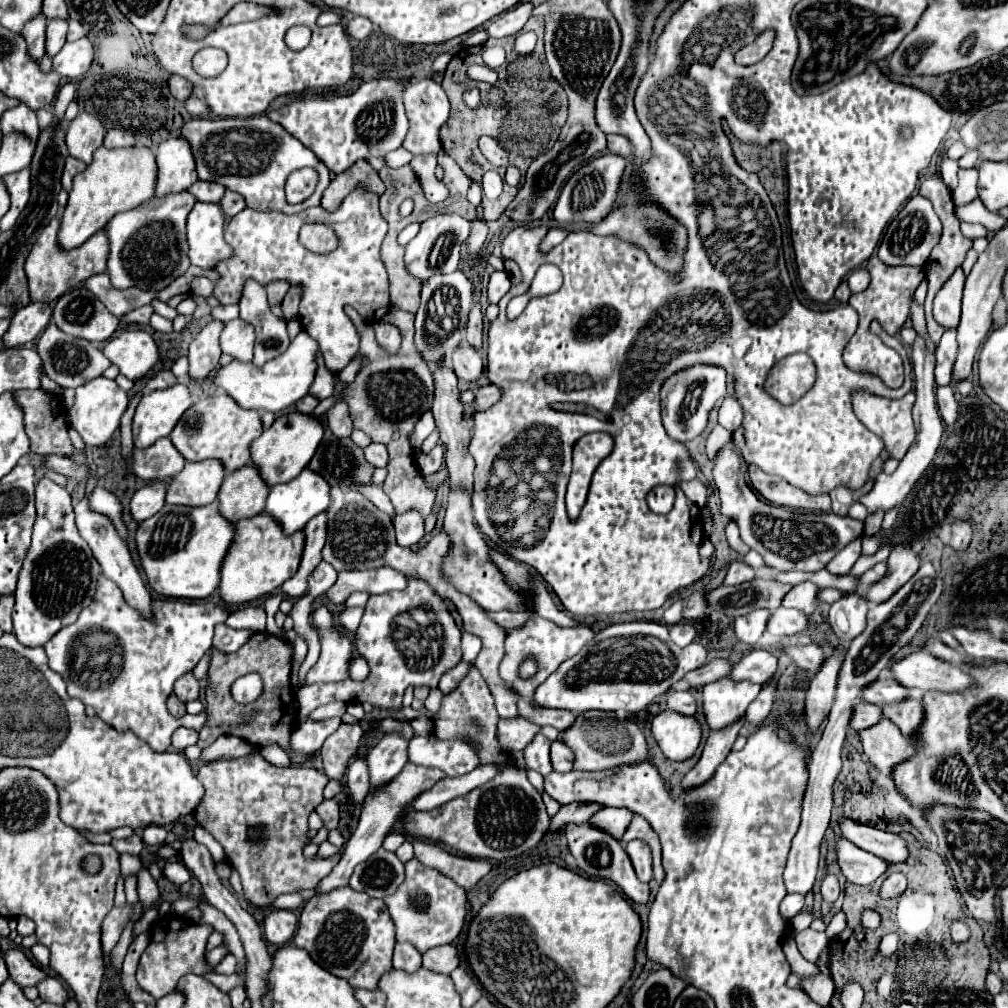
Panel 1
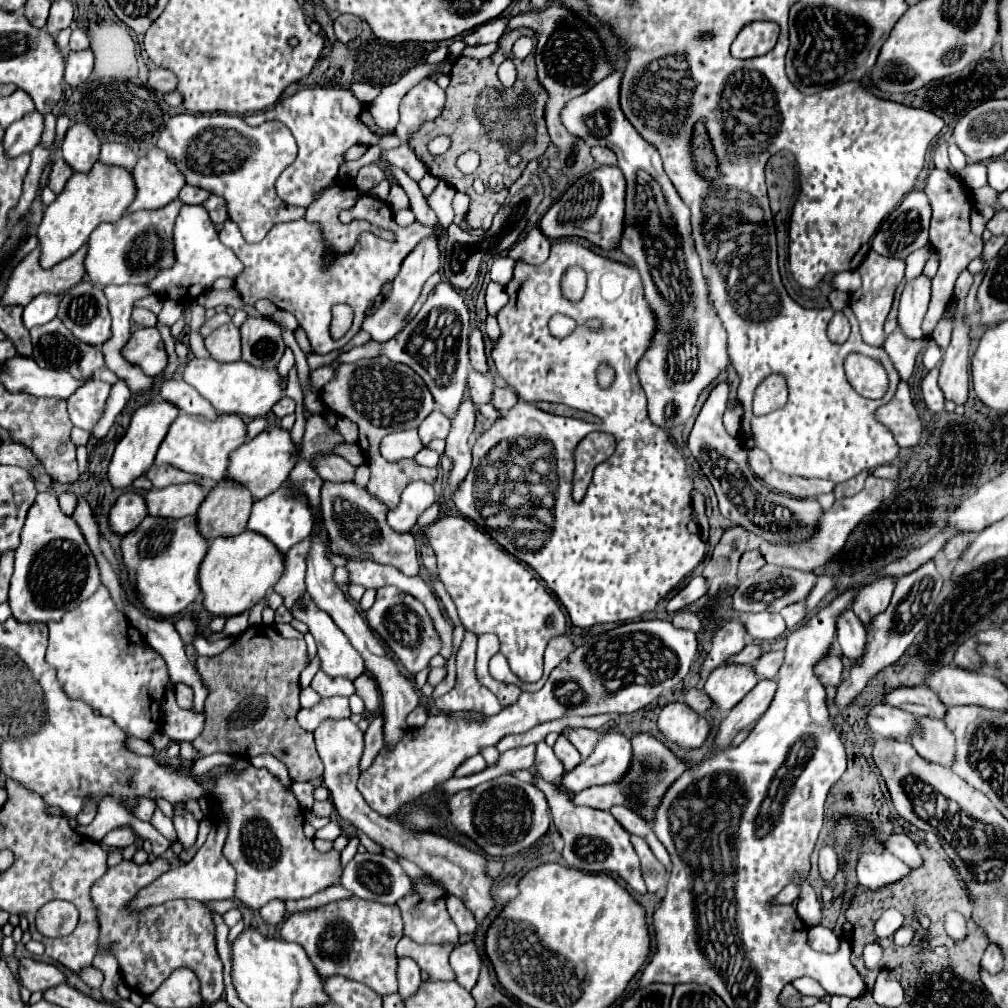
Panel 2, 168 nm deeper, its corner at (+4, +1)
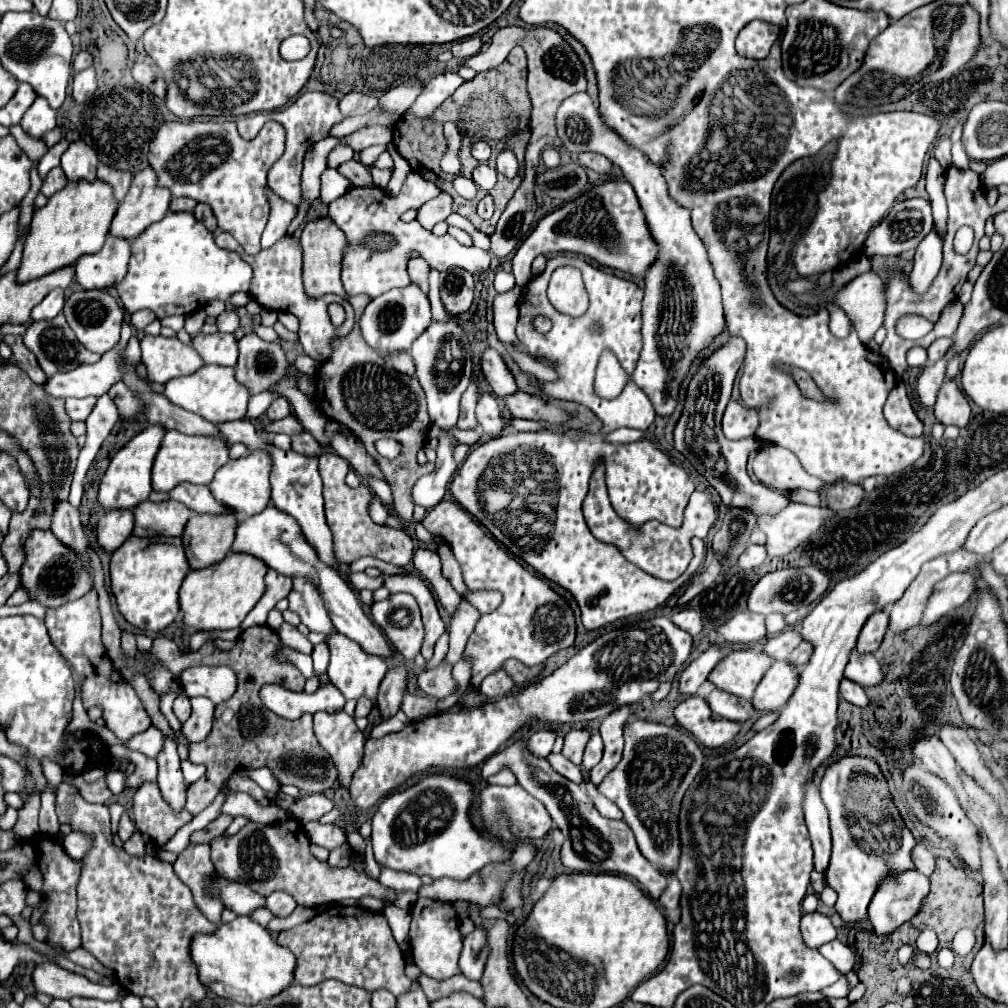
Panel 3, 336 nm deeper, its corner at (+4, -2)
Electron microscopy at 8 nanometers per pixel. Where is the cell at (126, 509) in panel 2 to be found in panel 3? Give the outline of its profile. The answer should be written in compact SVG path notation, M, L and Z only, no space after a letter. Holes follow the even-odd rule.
M106 512L96 528L98 546L112 554L132 534L132 512Z

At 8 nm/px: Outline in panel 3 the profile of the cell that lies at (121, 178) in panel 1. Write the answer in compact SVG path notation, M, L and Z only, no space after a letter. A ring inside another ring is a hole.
M86 180L68 182L60 192L48 198L44 208L38 208L30 222L30 232L24 242L22 262L16 270L16 282L24 284L42 278L54 270L74 266L84 254L96 254L106 236L118 204L112 196L112 188L100 180L88 184Z

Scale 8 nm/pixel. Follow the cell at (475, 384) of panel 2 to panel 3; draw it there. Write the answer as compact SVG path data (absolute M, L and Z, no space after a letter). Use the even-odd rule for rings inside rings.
M484 392L478 396L478 406L476 406L476 418L478 418L478 426L484 434L488 434L490 438L498 438L500 432L506 428L506 420L502 416L498 398Z

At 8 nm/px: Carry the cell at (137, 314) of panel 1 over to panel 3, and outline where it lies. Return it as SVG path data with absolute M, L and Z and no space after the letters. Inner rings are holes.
M140 310L140 312L134 312L132 314L132 326L136 328L136 330L144 330L150 322L154 322L156 320L156 314L154 312L148 312L148 310Z

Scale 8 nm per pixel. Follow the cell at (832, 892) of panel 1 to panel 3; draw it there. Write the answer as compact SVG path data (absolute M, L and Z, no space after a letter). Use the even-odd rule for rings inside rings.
M814 782L806 784L802 808L804 808L804 816L806 816L806 826L808 826L810 838L812 838L816 872L826 872L828 860L830 860L830 850L832 850L830 828L828 828L828 810L826 810Z

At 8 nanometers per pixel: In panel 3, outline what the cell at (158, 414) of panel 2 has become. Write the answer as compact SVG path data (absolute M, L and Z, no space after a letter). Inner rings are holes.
M148 426L144 432L134 436L118 454L112 458L104 478L98 484L98 504L104 510L132 510L136 504L148 500L152 486L150 486L150 470L152 460L160 448L164 432L156 426Z

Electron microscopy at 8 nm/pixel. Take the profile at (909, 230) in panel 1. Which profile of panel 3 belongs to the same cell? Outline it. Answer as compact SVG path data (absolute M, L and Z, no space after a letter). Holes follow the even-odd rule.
M910 198L904 202L896 202L888 212L888 216L870 232L864 244L864 252L868 256L876 256L876 254L890 256L890 254L902 254L902 252L914 250L916 244L920 244L920 240L932 230L932 224L934 224L932 210L926 198Z

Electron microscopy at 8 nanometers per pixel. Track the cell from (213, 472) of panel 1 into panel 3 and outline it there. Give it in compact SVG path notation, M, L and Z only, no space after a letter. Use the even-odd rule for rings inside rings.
M176 500L168 502L150 502L138 504L134 510L134 536L154 538L154 536L180 536L186 522L190 520L188 508Z

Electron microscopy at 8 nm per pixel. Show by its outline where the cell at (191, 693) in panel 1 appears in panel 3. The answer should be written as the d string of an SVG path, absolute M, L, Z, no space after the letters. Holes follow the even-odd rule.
M180 694L180 696L174 700L172 710L174 710L174 714L176 714L176 718L178 718L180 722L186 722L188 716L190 716L190 700L188 700L188 696Z

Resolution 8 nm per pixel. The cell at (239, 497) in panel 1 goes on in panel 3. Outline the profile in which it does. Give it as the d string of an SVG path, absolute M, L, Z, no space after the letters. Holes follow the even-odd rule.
M192 514L184 532L182 544L186 550L190 570L208 568L226 558L230 552L234 532L236 532L236 516L196 516Z

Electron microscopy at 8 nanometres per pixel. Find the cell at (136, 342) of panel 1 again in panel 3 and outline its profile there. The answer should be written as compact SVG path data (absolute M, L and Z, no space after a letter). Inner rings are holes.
M144 336L140 340L140 346L142 360L148 368L148 376L152 382L164 384L172 378L198 372L204 366L194 348L182 344L178 338Z

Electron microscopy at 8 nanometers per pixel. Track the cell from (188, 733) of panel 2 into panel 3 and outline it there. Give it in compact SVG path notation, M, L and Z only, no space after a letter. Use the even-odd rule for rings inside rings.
M190 698L192 716L182 724L182 732L190 742L202 742L212 730L214 704L208 698Z

